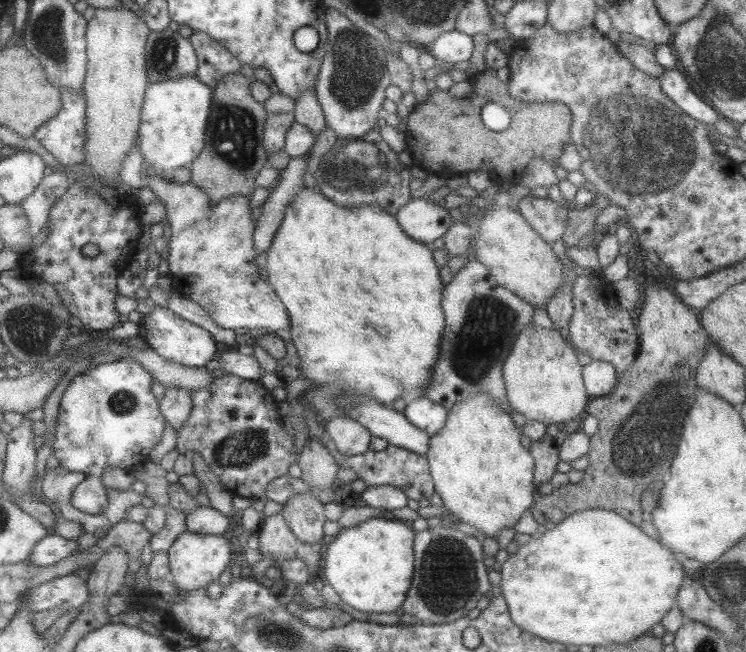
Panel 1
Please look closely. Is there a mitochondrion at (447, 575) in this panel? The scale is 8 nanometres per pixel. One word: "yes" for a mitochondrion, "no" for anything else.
yes

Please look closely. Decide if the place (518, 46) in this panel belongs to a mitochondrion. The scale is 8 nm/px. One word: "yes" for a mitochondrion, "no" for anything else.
no

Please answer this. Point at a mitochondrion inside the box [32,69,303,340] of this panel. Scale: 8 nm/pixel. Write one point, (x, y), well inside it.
(233, 137)

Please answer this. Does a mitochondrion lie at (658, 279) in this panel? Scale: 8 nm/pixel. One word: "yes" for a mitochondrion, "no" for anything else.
no

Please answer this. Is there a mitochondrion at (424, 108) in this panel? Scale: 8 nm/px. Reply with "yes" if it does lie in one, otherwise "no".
no

